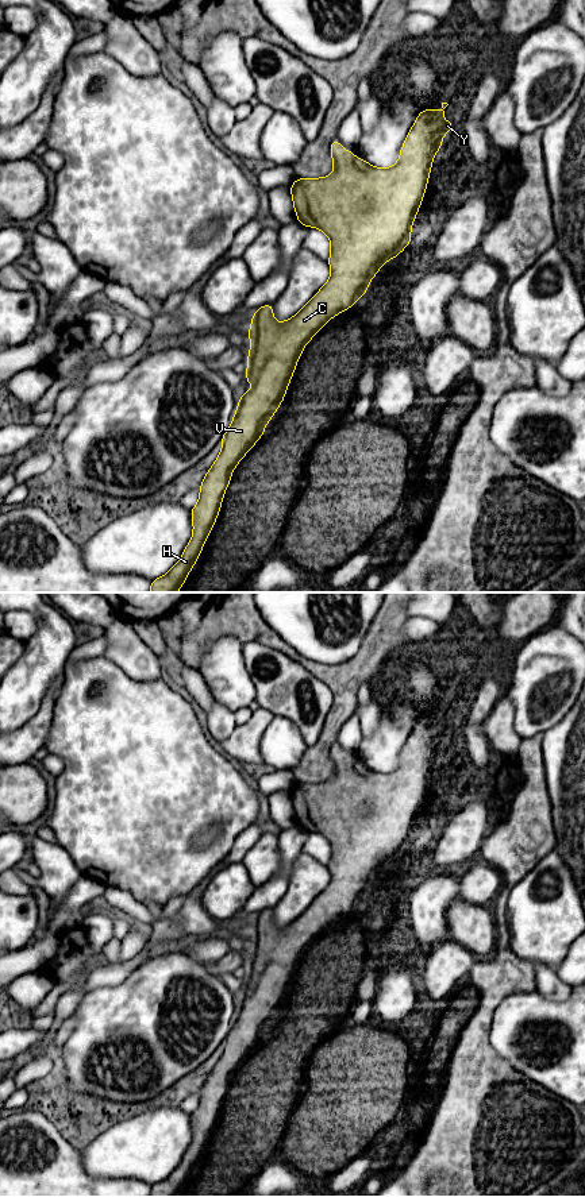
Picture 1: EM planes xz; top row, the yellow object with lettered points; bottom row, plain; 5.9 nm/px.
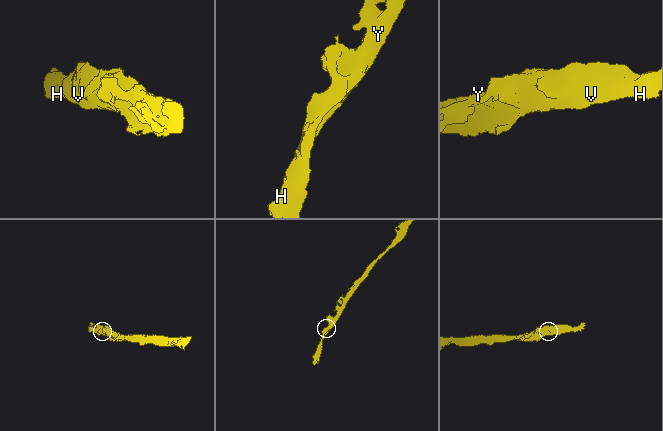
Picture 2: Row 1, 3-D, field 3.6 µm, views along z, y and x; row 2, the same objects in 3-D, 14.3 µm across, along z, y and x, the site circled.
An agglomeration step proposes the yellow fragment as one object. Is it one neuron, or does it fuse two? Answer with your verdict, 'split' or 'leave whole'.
leave whole

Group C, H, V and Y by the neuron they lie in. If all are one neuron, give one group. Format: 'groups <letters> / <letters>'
groups C H V Y

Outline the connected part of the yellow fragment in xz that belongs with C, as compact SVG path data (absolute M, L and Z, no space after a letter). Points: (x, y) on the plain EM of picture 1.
M442 707L435 717L426 713L419 718L395 771L374 772L342 753L340 746L334 744L330 753L334 777L324 783L299 783L290 789L297 826L307 833L322 834L331 845L331 881L297 919L284 927L274 926L273 908L254 916L249 935L251 951L246 977L246 988L253 986L254 992L239 1001L232 1027L220 1046L223 1054L199 1092L200 1104L190 1115L193 1140L189 1148L178 1167L166 1179L151 1186L150 1197L177 1197L184 1189L218 1123L234 1073L261 1043L266 1028L281 1009L305 949L331 922L353 912L354 907L366 899L372 883L382 869L400 860L411 847L411 831L426 796L434 760L443 749L443 738L453 735L453 723L446 727L438 725L439 721L447 721L447 710Z

